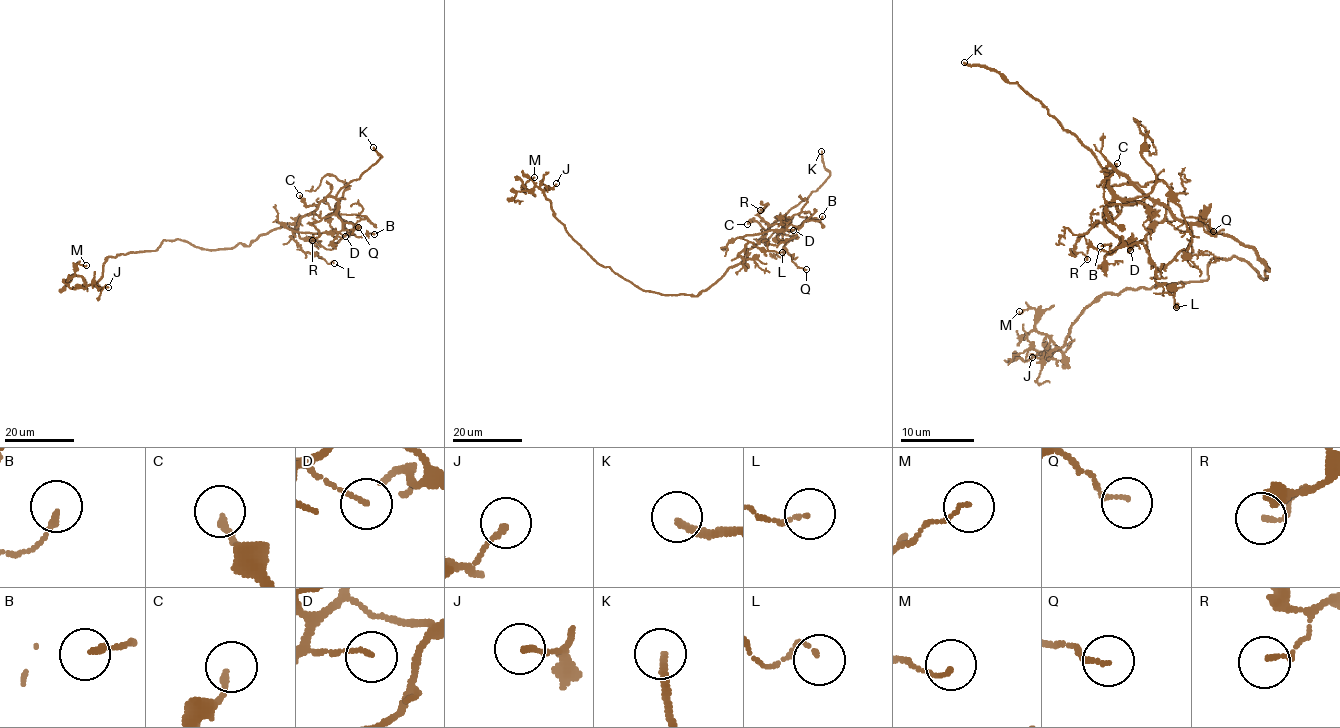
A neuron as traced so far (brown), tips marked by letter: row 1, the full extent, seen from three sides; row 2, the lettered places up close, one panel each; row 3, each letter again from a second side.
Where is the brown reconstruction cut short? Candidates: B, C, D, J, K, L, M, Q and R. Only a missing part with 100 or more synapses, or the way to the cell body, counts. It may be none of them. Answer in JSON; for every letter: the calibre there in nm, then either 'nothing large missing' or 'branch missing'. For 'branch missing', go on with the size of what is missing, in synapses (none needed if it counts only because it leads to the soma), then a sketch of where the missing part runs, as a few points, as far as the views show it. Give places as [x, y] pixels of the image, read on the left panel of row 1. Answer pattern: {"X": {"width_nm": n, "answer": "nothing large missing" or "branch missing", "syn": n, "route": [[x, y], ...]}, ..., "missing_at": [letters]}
{"B": {"width_nm": 170, "answer": "nothing large missing"}, "C": {"width_nm": 170, "answer": "nothing large missing"}, "D": {"width_nm": 120, "answer": "nothing large missing"}, "J": {"width_nm": 140, "answer": "nothing large missing"}, "K": {"width_nm": 190, "answer": "branch missing", "route": [[373, 147], [369, 148], [367, 164], [361, 155], [350, 153], [343, 146], [334, 119]]}, "L": {"width_nm": 90, "answer": "nothing large missing"}, "M": {"width_nm": 100, "answer": "nothing large missing"}, "Q": {"width_nm": 120, "answer": "nothing large missing"}, "R": {"width_nm": 100, "answer": "nothing large missing"}, "missing_at": ["K"]}

